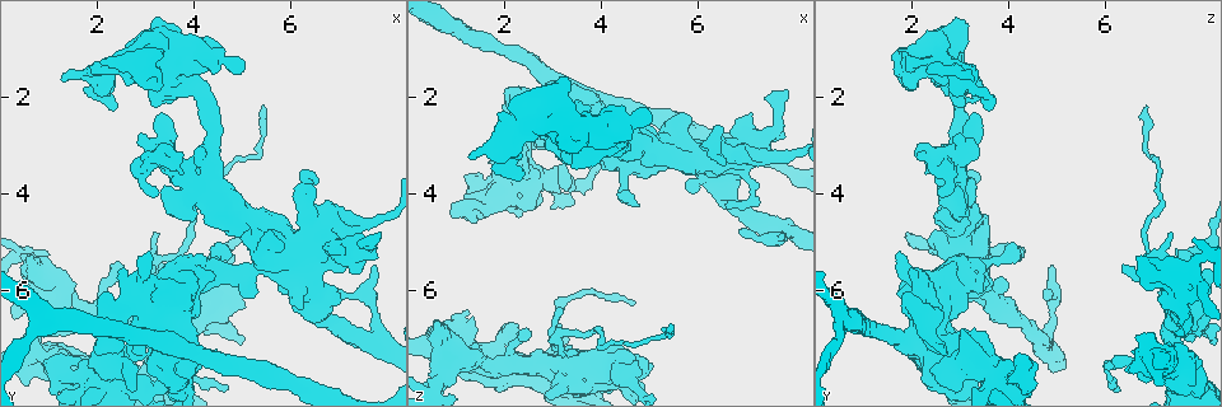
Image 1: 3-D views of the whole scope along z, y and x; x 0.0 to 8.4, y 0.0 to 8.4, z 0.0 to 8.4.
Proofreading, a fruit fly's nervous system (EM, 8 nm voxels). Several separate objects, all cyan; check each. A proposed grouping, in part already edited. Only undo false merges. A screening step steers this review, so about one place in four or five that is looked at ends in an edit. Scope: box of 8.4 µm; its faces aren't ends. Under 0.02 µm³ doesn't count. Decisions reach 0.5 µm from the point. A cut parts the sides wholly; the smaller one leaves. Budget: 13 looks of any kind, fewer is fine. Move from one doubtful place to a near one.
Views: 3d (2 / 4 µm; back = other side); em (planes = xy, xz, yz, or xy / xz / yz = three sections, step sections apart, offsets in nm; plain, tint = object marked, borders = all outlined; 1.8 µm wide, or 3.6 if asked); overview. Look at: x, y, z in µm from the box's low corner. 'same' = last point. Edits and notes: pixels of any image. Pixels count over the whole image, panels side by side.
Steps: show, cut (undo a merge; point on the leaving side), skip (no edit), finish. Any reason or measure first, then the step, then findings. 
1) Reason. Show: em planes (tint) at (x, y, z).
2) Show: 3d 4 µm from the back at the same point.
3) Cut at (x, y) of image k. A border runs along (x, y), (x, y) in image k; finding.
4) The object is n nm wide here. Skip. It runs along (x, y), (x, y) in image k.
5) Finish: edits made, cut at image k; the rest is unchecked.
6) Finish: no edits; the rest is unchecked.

Show: em 3.6 µm planes (plain) at (0.70, 5.75, 7.70).

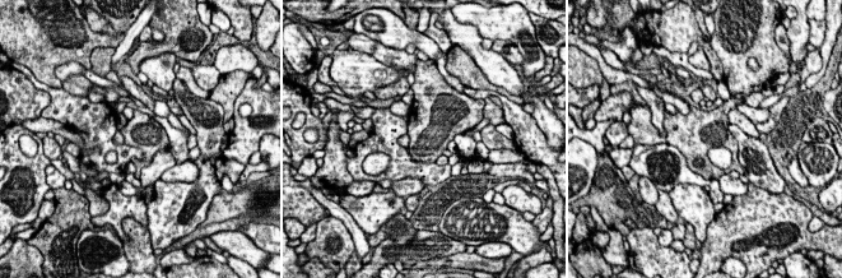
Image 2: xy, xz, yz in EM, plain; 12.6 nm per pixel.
Show: em 3.6 µm planes (tint) at the same point.

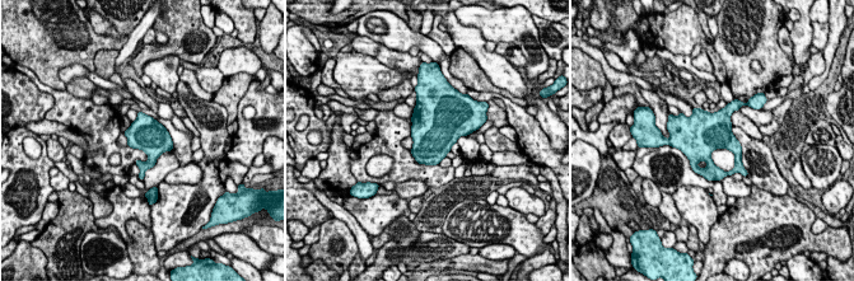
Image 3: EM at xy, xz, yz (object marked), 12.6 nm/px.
Skip. One cell here.

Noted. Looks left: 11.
Sharp bend. Show: 3d 2 µm at (3.35, 3.30, 2.80).

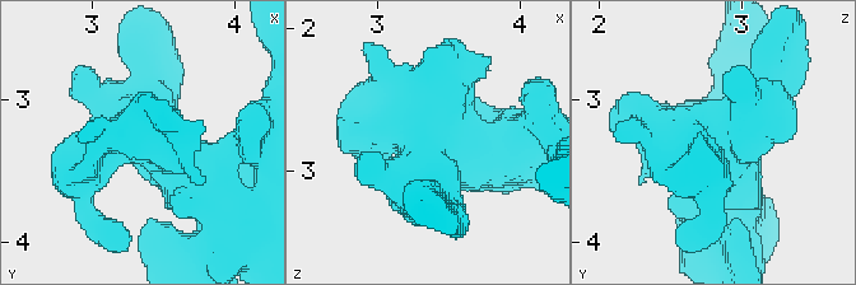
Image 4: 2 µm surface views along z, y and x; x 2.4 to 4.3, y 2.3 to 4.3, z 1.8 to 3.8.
Now the EM. Show: em planes (plain) at (3.32, 3.28, 2.82).

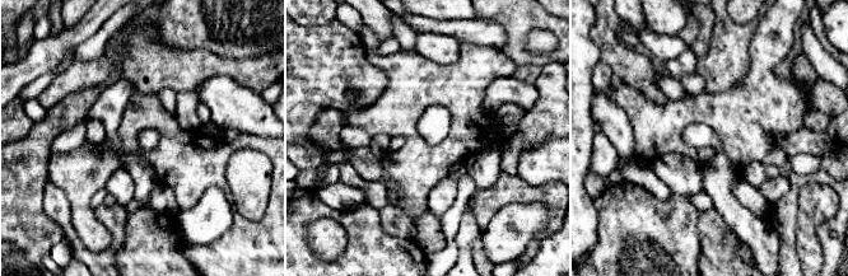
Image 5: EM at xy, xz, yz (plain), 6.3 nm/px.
Where the object lies. Show: em planes (tint) at the same point.

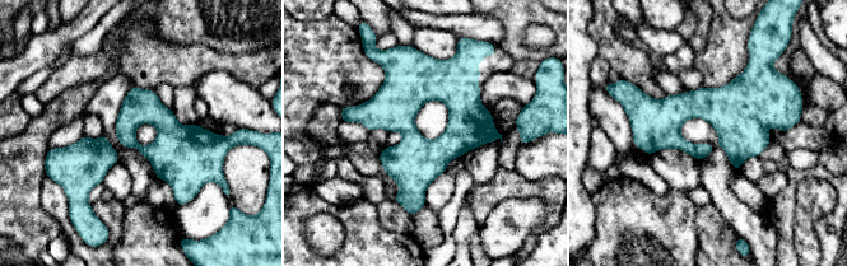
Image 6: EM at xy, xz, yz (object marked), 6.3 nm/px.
Skip. It runs along (474, 74), (408, 206) in image 6; all the same cell.

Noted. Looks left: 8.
Four or more arms meet. Show: em 3.6 µm planes (plain) at (3.85, 1.15, 2.90).

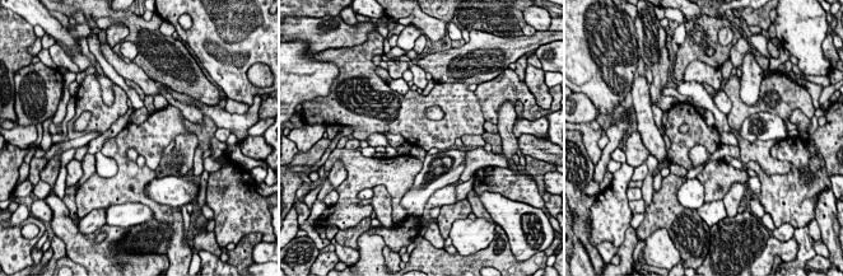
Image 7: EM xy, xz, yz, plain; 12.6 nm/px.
Show: em 3.6 µm planes (tint) at the same point.

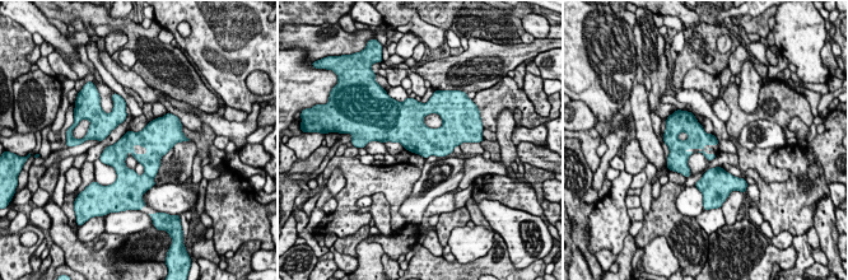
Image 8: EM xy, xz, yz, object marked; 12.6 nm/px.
Skip. Continuous, no second cell.

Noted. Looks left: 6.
Small branch off a trunk. Show: em planes (plain) at (7.20, 5.25, 3.15).

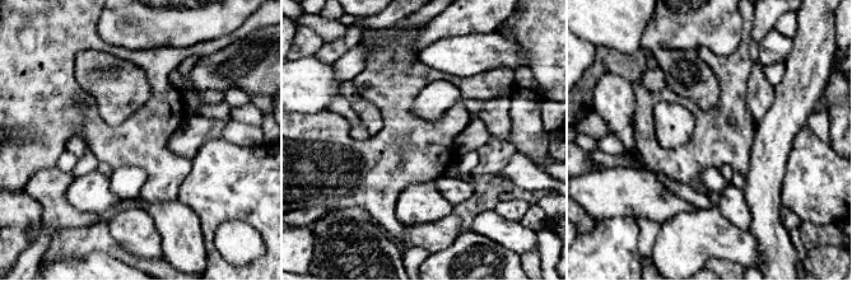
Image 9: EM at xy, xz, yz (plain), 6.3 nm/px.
Where the object lies. Show: em planes (tint) at the same point.

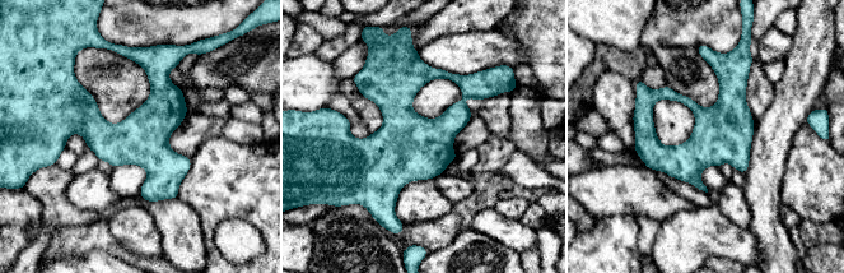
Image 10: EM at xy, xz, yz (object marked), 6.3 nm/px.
The object is 340 nm wide here. Skip. It runs along (145, 60), (158, 73), (155, 198) in image 10; one cell here.

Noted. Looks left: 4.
Abrupt turn. Show: em 3.6 µm planes (tint) at (2.35, 7.65, 3.30).

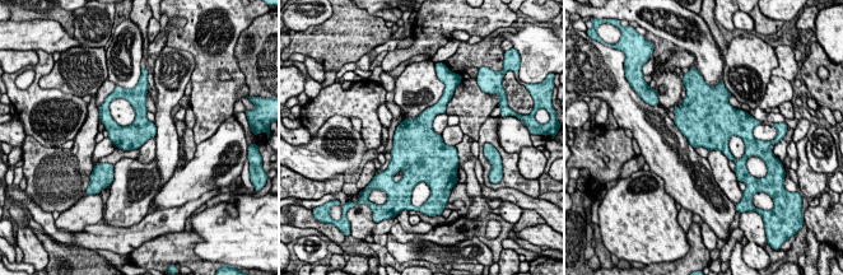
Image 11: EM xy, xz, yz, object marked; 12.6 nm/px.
The object is 320 nm wide here. Skip. One cell here.

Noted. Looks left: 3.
Finish: no edits; the rest is unchecked.

